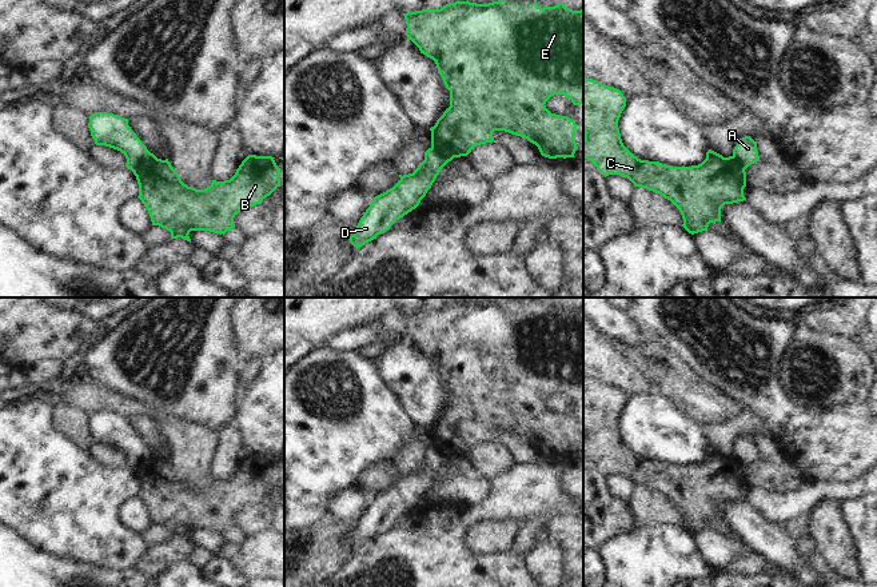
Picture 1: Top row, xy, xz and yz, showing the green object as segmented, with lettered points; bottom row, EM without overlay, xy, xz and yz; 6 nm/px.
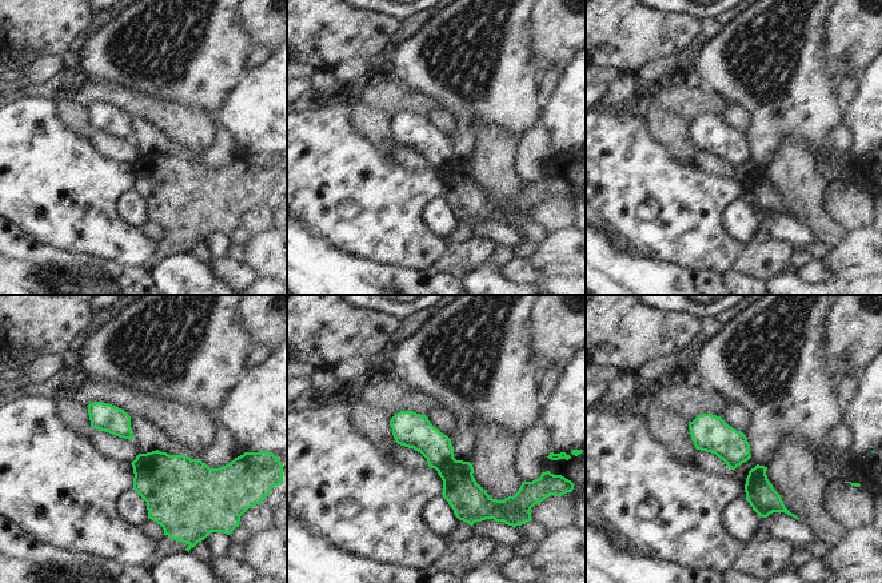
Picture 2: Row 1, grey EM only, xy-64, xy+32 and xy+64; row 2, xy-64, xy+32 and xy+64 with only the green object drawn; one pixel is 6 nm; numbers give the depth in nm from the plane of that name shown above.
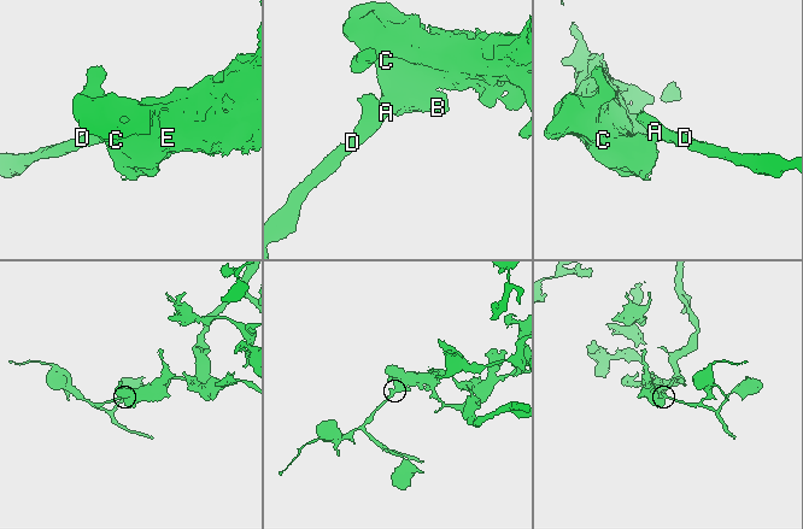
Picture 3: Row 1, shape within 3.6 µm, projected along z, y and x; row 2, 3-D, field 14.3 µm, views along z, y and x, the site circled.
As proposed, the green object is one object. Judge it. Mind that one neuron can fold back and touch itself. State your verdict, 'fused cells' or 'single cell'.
fused cells

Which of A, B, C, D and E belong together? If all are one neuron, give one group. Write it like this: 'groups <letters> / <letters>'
groups A D / B C E

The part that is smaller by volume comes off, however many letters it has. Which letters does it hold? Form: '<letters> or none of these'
A, D

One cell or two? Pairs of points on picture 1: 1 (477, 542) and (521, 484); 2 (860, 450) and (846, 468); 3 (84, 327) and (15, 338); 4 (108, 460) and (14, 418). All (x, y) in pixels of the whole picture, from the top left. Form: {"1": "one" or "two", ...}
{"1": "two", "2": "one", "3": "one", "4": "two"}

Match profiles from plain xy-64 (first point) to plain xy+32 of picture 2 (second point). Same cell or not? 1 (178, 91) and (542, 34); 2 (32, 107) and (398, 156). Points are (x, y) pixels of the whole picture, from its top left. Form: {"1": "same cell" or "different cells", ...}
{"1": "different cells", "2": "different cells"}

